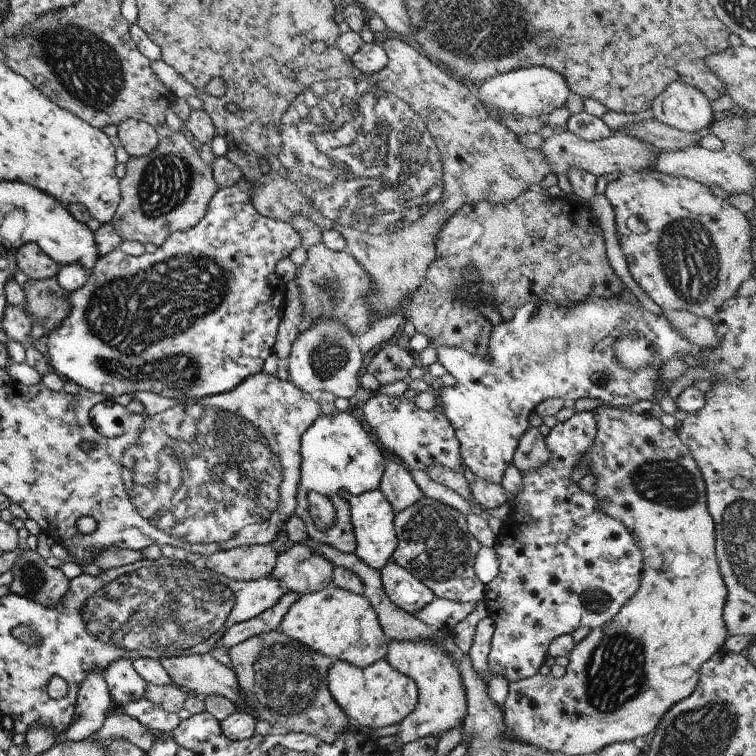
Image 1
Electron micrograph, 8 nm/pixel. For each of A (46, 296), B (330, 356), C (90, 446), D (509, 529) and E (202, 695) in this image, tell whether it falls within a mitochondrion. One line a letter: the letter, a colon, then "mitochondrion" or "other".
A: other
B: mitochondrion
C: other
D: other
E: other

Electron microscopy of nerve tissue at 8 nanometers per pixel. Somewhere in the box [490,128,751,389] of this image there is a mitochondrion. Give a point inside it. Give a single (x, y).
(688, 260)

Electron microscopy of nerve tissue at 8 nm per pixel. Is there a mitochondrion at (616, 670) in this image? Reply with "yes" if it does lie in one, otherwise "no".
yes

